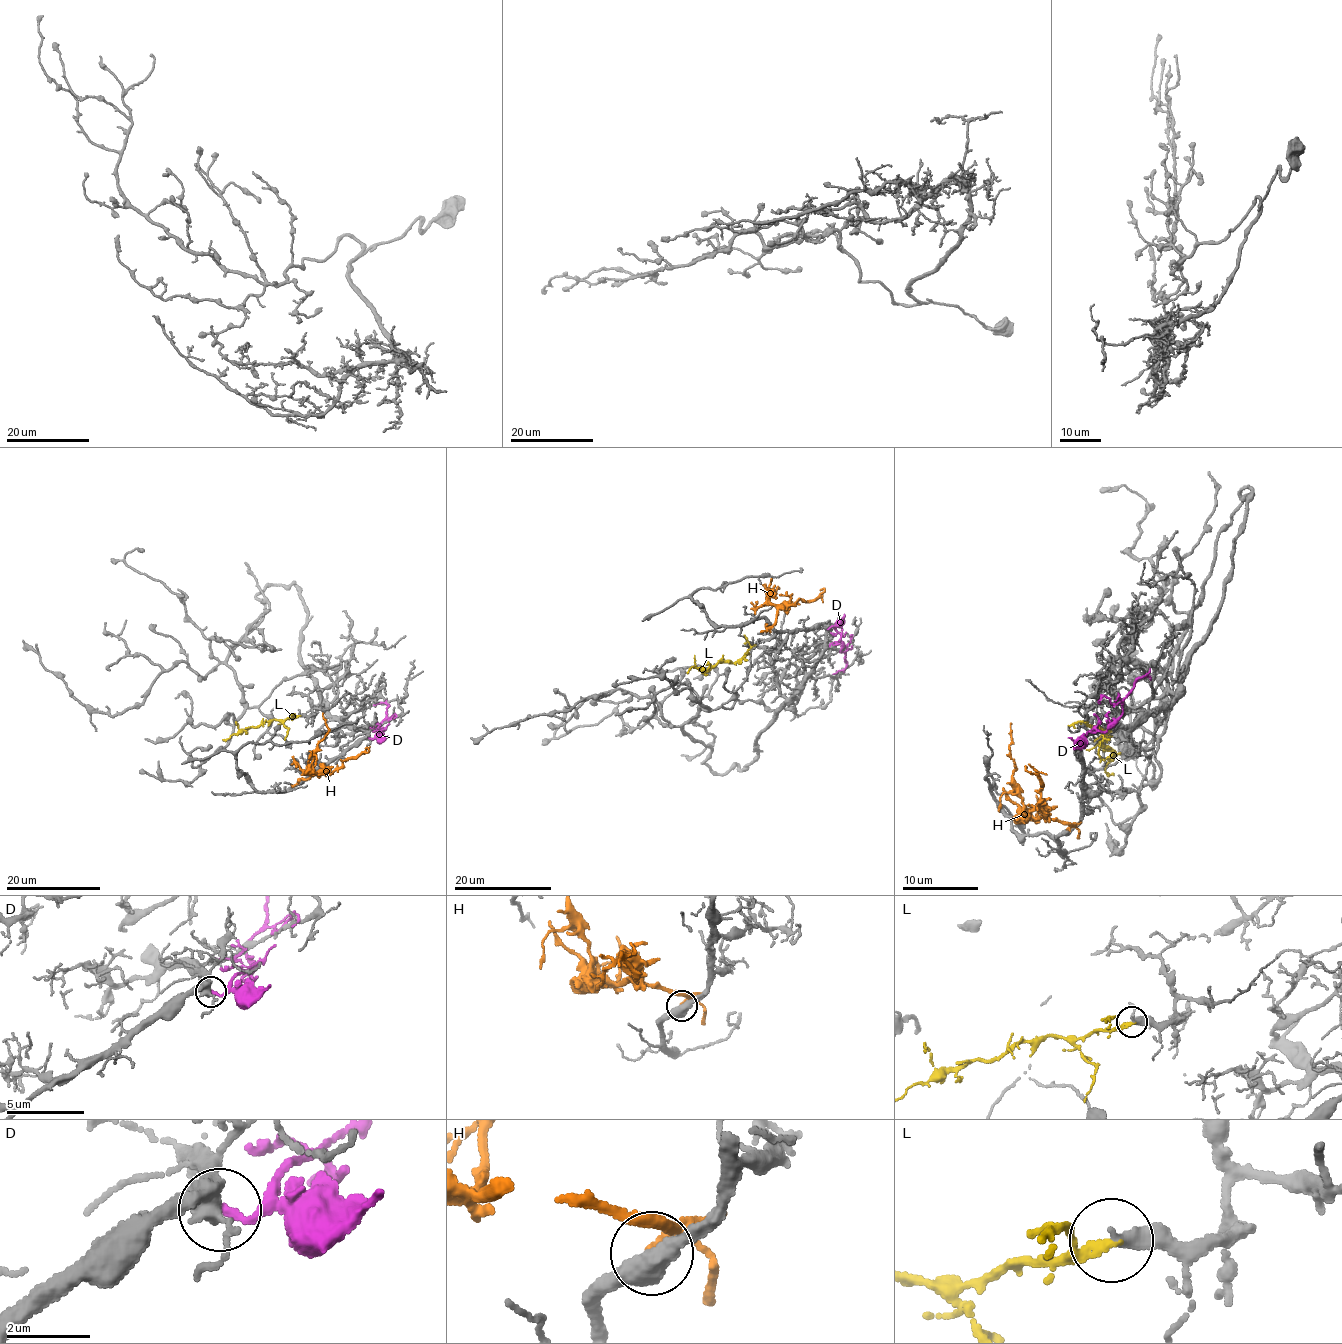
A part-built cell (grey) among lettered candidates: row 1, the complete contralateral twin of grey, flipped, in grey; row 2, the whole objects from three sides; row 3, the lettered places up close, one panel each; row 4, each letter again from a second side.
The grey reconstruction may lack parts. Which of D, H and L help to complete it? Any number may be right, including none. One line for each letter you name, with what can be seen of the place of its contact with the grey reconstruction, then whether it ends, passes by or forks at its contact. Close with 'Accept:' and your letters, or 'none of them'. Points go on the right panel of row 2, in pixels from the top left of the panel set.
L: (1086, 721) | it passes by
Accept: L

